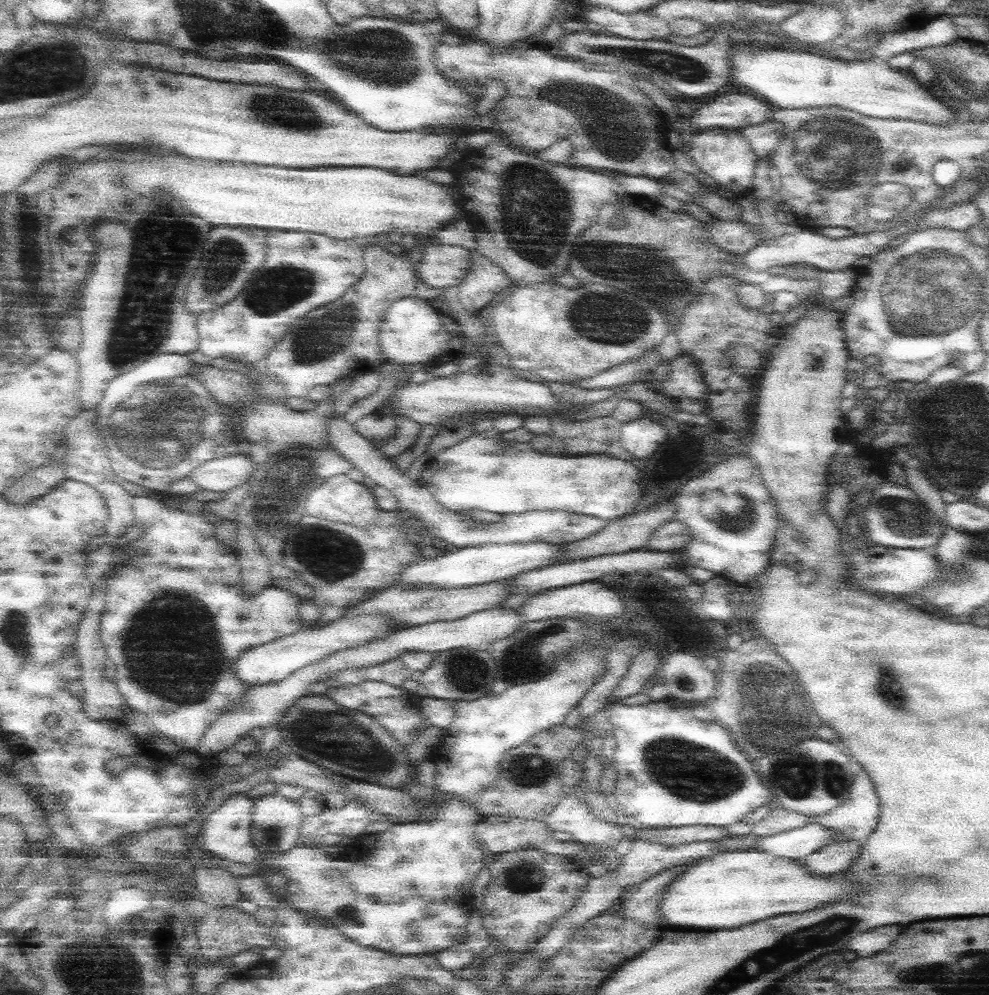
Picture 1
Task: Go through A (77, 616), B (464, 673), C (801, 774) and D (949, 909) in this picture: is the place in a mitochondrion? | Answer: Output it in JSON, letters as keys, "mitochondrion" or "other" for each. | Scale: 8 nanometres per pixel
{"A":"other","B":"mitochondrion","C":"mitochondrion","D":"other"}

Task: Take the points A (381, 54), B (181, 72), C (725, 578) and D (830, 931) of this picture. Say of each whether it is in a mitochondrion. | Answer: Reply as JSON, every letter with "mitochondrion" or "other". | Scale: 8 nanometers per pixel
{"A":"mitochondrion","B":"other","C":"other","D":"mitochondrion"}

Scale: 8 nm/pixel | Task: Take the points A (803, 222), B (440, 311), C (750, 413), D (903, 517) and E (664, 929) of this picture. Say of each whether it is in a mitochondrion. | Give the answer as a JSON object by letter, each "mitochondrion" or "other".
{"A":"other","B":"other","C":"other","D":"mitochondrion","E":"other"}

